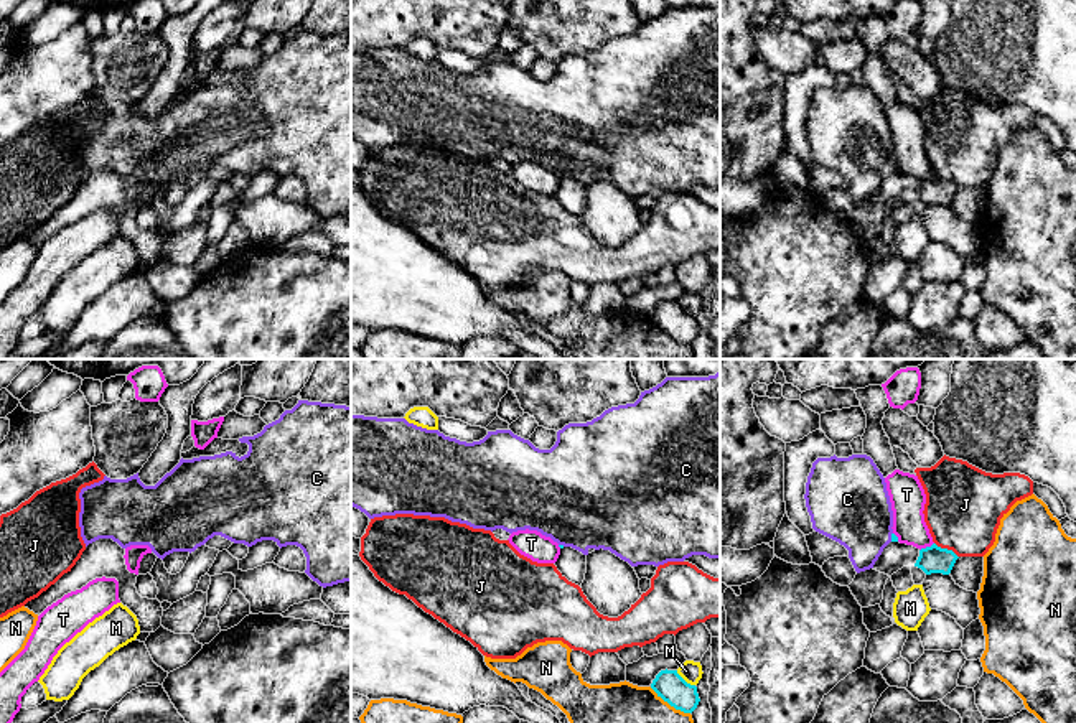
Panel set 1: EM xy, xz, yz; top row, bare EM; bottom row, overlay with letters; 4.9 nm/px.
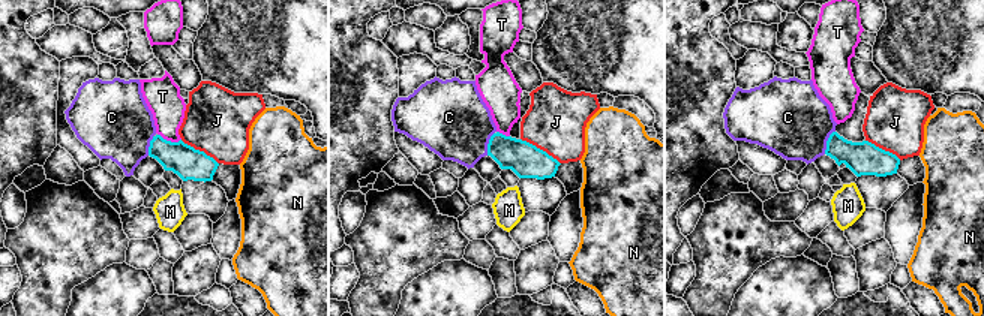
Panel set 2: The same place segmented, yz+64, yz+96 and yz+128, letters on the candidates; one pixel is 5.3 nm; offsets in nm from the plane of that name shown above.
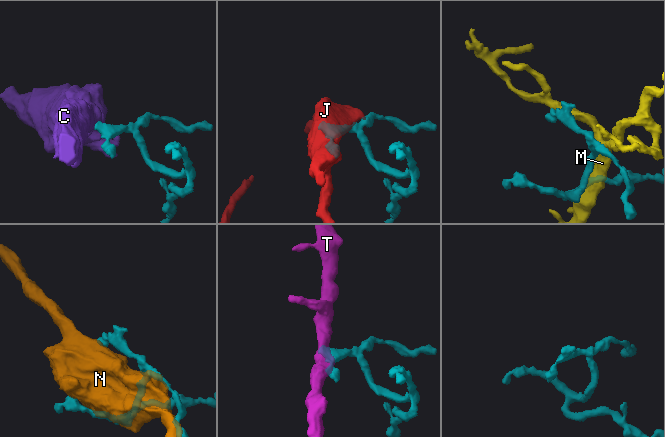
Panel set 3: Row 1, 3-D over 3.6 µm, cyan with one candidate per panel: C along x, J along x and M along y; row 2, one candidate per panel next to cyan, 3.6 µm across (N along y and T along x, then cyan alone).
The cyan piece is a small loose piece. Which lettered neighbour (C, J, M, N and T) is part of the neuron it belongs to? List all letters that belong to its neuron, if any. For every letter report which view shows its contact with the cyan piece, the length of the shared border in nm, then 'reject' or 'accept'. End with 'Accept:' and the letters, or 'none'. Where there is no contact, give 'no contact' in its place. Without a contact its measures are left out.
C: contact in yz; length 50 nm; accept
J: contact in yz; length 140 nm; reject
M: contact in xz; length 120 nm; reject
N: contact in xz; length 240 nm; reject
T: contact in yz; length 80 nm; reject
Accept: C

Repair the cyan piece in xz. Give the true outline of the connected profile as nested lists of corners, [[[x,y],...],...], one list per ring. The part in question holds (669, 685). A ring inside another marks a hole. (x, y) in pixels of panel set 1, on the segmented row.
[[[661,670],[651,683],[651,688],[676,710],[692,713],[700,698],[697,687],[687,683],[677,670]]]

